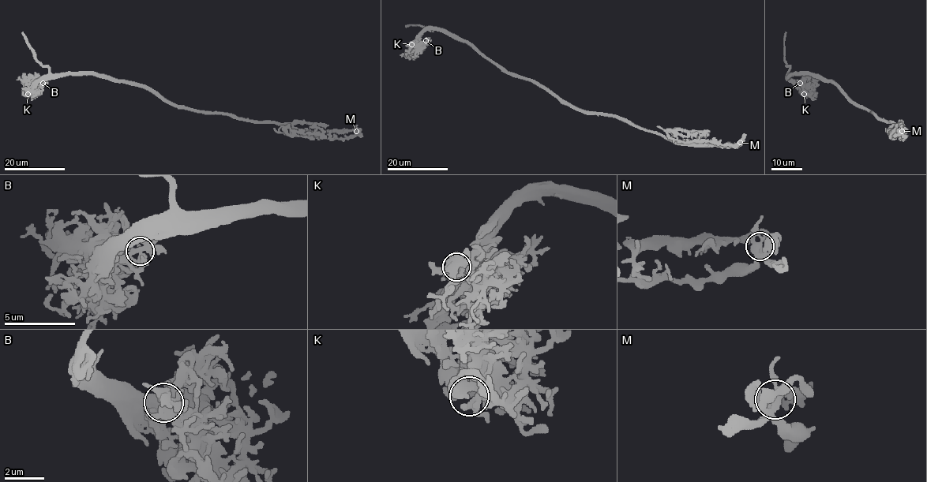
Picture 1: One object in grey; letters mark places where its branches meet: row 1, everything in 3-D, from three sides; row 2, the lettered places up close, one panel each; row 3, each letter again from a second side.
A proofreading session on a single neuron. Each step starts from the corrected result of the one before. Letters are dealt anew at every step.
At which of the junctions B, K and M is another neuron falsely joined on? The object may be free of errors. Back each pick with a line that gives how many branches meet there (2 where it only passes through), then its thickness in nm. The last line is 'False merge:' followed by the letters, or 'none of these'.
False merge: none of these

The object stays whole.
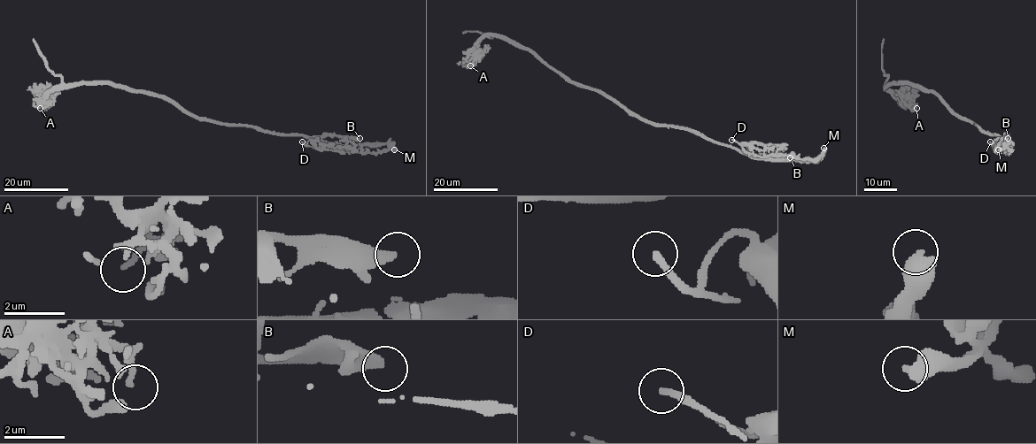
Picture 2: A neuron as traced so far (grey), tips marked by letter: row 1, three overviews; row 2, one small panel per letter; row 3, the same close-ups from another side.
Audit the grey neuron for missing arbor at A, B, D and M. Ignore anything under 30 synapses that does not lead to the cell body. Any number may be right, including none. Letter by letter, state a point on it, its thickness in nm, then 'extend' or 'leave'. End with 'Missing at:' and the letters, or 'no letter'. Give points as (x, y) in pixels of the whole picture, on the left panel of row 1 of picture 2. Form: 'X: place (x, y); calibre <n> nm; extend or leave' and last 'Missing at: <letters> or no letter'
A: place (40, 108); calibre 170 nm; leave
B: place (359, 138); calibre 360 nm; leave
D: place (302, 141); calibre 200 nm; leave
M: place (394, 149); calibre 380 nm; leave
Missing at: no letter

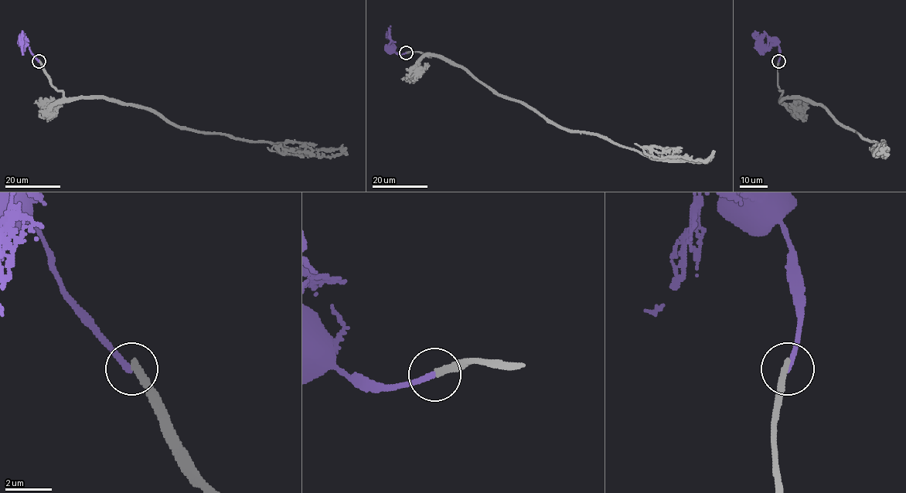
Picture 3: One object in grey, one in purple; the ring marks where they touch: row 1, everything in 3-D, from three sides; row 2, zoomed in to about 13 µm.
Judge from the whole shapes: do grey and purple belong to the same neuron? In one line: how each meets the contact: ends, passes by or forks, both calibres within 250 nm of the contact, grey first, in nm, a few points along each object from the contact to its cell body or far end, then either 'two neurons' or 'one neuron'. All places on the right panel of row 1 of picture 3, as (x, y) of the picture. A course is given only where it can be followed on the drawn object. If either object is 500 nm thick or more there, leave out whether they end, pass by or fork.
grey ends | purple ends | 280/240 nm | grey via (778, 61), (777, 82), (782, 92), (781, 98), (806, 99), (819, 103), (841, 125), (888, 147), (876, 154) | purple via (778, 61), (780, 47), (775, 42) | two neurons

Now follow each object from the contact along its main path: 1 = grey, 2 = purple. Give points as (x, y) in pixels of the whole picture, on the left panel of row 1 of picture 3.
1: (39, 61), (66, 98), (112, 99), (196, 131), (294, 149), (341, 147), (345, 154)
2: (39, 61), (24, 42)

